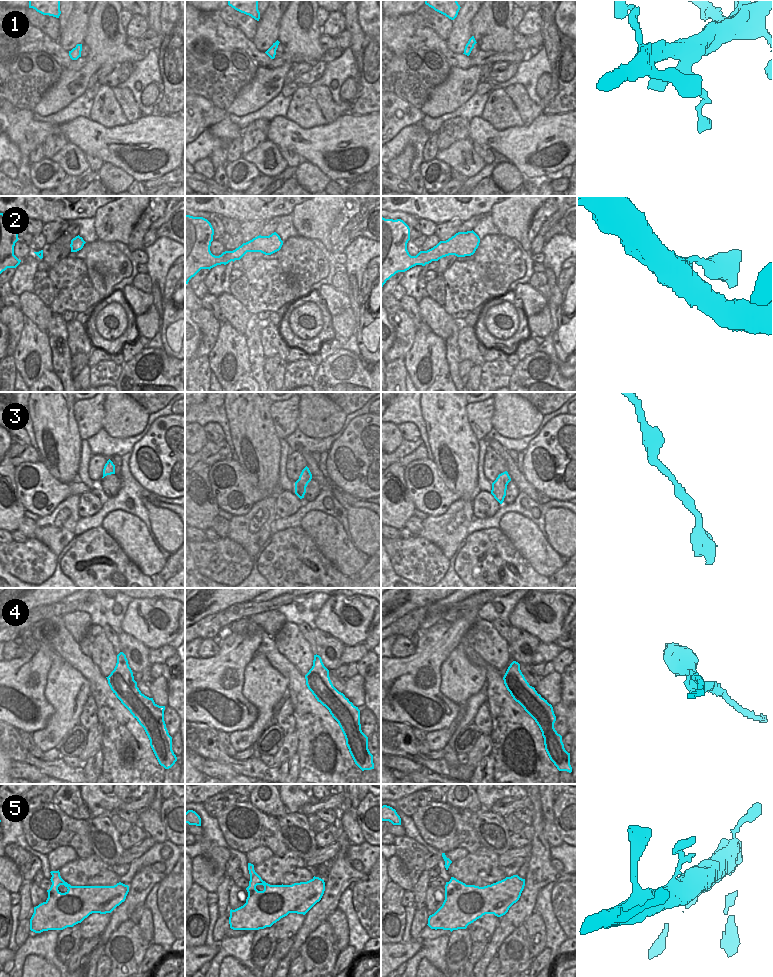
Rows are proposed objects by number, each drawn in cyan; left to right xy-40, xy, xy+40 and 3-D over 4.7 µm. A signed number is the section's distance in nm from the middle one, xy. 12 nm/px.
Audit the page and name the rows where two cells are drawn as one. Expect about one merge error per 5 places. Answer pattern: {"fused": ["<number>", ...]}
{"fused": ["4"]}

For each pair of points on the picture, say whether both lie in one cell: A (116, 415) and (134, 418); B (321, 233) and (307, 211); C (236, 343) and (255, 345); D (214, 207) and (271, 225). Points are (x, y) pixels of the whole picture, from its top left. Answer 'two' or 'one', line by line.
A: one
B: one
C: two
D: two

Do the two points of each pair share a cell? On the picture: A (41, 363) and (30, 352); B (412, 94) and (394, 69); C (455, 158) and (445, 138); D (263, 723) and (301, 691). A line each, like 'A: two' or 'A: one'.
A: one
B: one
C: two
D: two

